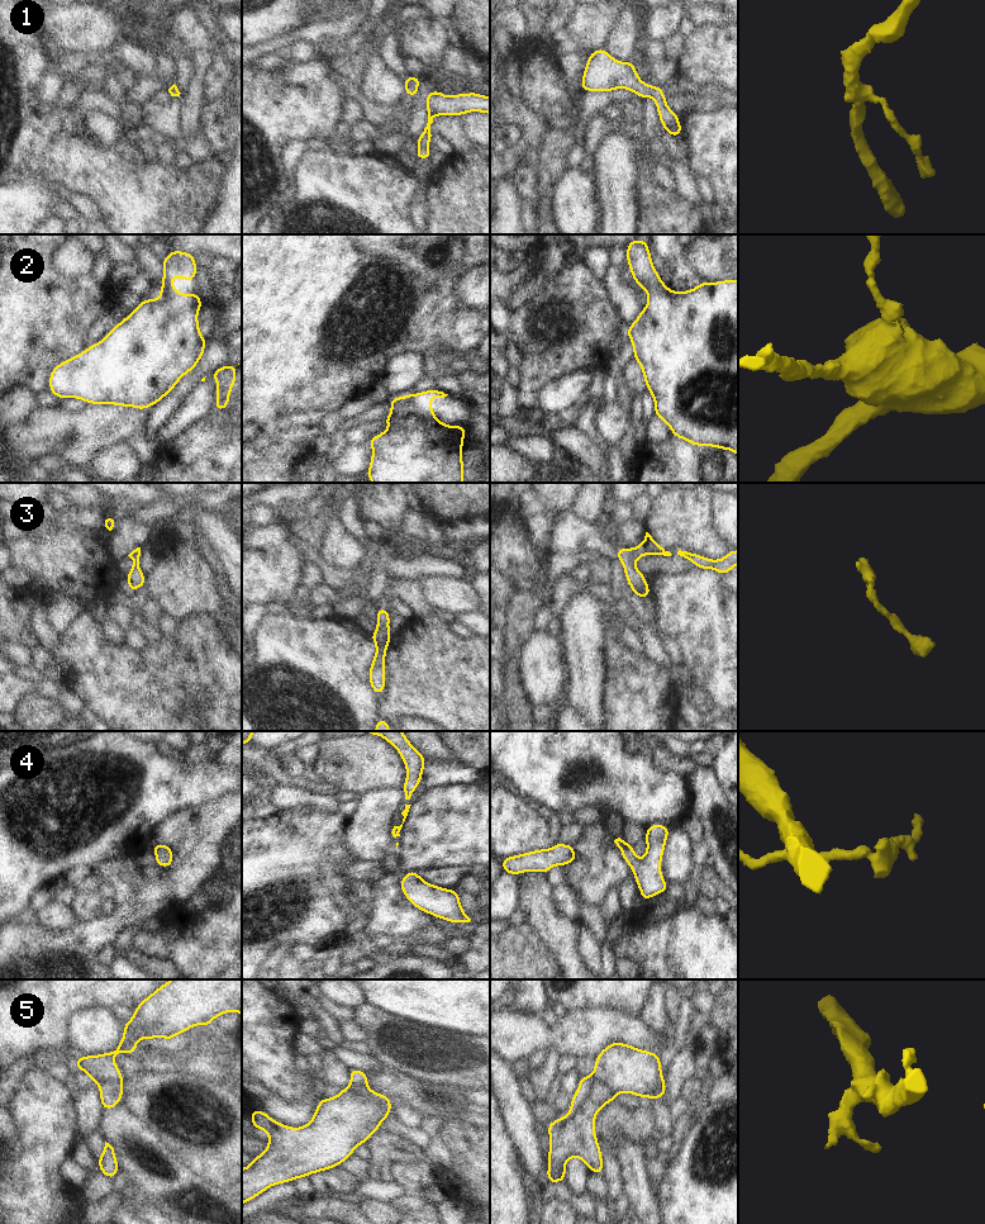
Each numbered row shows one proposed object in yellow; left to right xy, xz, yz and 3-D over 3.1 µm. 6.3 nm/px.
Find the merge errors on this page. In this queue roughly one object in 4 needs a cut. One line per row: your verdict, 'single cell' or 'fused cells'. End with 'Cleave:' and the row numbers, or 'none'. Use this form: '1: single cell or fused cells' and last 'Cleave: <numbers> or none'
1: single cell
2: single cell
3: single cell
4: single cell
5: fused cells
Cleave: 5

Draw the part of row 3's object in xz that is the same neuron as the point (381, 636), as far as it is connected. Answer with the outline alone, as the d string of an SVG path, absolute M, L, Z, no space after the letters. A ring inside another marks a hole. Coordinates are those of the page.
M377 608L376 611L376 622L377 628L375 632L370 634L372 641L376 645L376 654L372 659L370 670L368 670L368 682L371 684L372 691L377 696L384 694L385 683L386 683L386 673L384 670L385 660L386 660L386 649L390 645L390 622L391 617L389 615L389 608Z

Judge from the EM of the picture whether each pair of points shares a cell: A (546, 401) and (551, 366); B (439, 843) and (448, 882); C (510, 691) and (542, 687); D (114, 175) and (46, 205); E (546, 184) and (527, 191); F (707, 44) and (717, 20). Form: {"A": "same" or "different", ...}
{"A": "different", "B": "different", "C": "different", "D": "different", "E": "different", "F": "different"}

